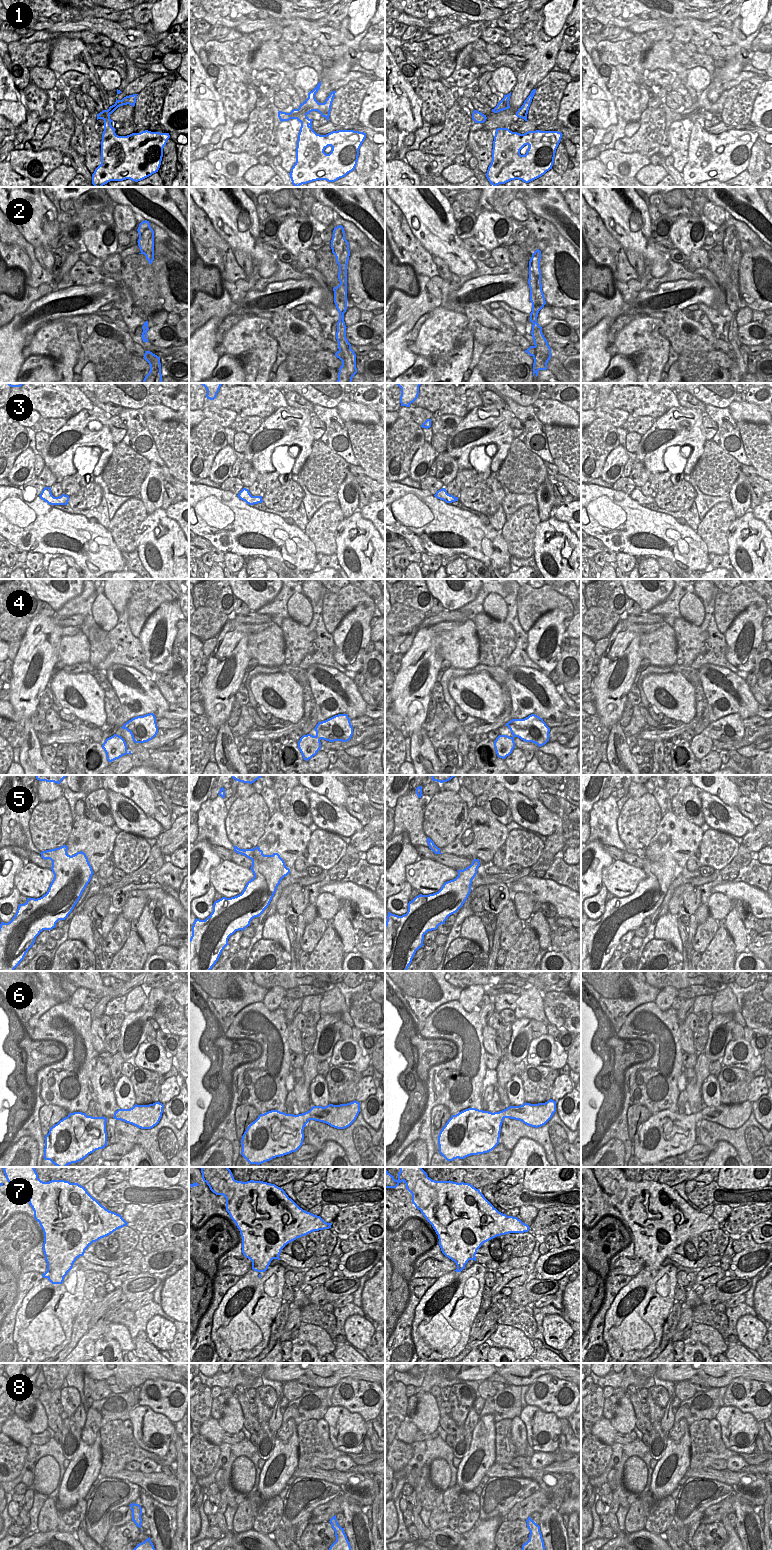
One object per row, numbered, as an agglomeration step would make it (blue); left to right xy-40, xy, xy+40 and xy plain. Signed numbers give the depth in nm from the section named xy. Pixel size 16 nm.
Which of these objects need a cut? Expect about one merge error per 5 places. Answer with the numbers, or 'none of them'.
5, 7

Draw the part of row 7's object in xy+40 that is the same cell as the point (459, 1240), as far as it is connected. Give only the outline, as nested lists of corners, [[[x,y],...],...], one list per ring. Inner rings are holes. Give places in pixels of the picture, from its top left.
[[[385,1170],[385,1188],[396,1188],[401,1182],[406,1184],[406,1189],[412,1194],[412,1203],[438,1235],[442,1253],[456,1263],[457,1269],[454,1271],[461,1272],[469,1260],[476,1261],[477,1250],[485,1242],[497,1237],[495,1221],[488,1222],[488,1226],[483,1229],[477,1229],[466,1213],[462,1214],[456,1209],[458,1206],[465,1208],[468,1199],[487,1201],[473,1185],[431,1179],[429,1186],[423,1180],[407,1182],[400,1172],[395,1180]]]

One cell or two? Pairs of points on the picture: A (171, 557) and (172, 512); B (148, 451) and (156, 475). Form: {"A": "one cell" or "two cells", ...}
{"A": "two cells", "B": "two cells"}

